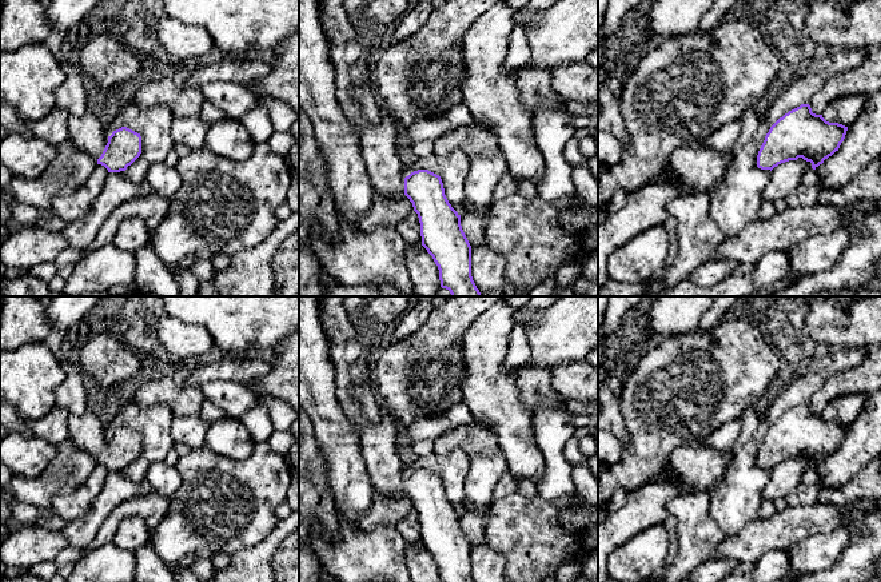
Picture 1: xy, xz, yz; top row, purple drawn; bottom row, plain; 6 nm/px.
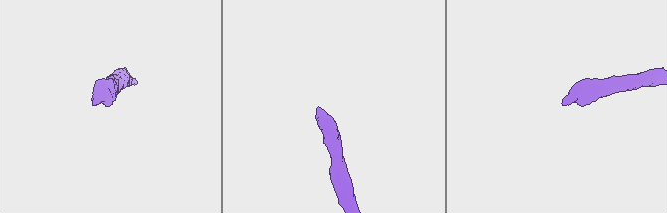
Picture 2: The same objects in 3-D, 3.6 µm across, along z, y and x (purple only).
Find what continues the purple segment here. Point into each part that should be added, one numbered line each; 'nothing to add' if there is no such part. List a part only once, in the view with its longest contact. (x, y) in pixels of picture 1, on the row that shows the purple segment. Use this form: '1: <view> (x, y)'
1: xy (87, 134)

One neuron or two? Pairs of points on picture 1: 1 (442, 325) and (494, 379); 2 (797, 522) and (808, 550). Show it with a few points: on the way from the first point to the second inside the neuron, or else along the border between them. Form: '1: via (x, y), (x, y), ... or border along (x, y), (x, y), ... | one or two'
1: border along (477, 318), (463, 337), (463, 377) | two
2: border along (833, 529), (812, 534), (785, 549) | two

